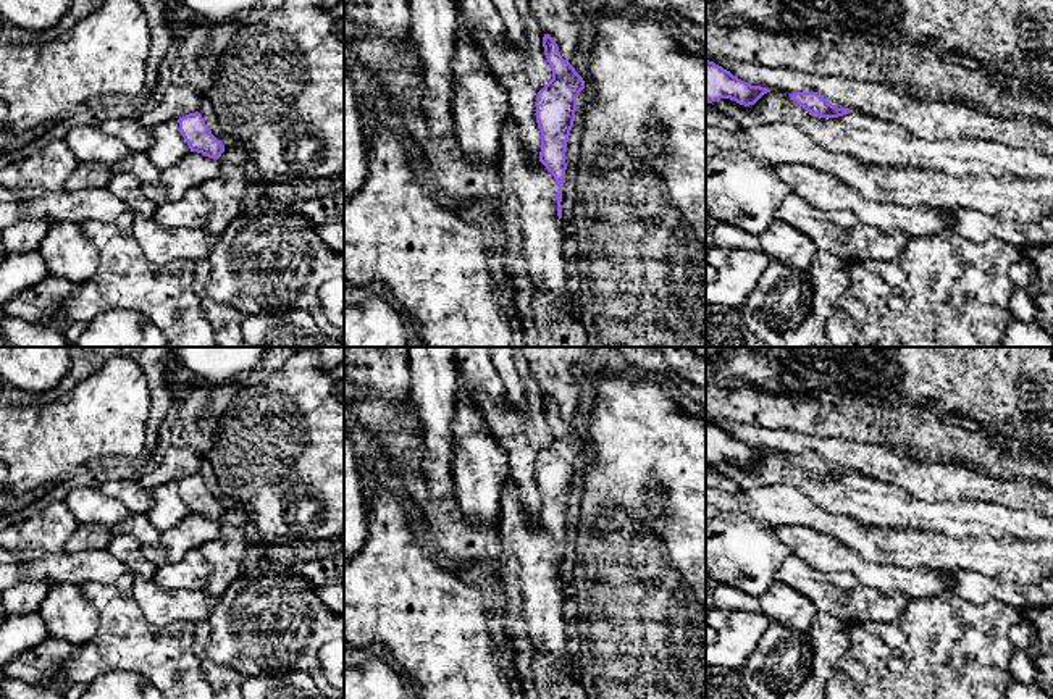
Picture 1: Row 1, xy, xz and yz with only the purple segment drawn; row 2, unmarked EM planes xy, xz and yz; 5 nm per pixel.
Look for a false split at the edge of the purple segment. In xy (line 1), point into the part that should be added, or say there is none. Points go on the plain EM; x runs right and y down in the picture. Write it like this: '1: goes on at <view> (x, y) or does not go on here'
1: does not go on here

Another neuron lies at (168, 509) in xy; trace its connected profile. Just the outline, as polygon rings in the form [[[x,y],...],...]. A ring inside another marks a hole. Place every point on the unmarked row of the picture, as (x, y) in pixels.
[[[178,481],[163,483],[150,491],[153,505],[147,513],[149,521],[160,531],[165,533],[176,526],[184,517],[191,513],[184,502]]]

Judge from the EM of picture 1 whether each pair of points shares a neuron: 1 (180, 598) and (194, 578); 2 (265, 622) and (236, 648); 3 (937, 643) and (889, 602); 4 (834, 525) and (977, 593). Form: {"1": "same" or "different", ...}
{"1": "different", "2": "same", "3": "different", "4": "different"}

